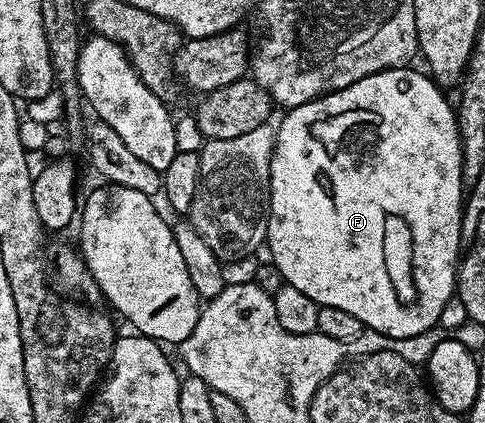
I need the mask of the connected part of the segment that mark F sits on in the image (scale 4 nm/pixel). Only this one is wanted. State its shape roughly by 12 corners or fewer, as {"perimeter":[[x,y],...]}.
{"perimeter":[[398,66],[286,111],[284,283],[413,337],[457,290],[456,107]]}

